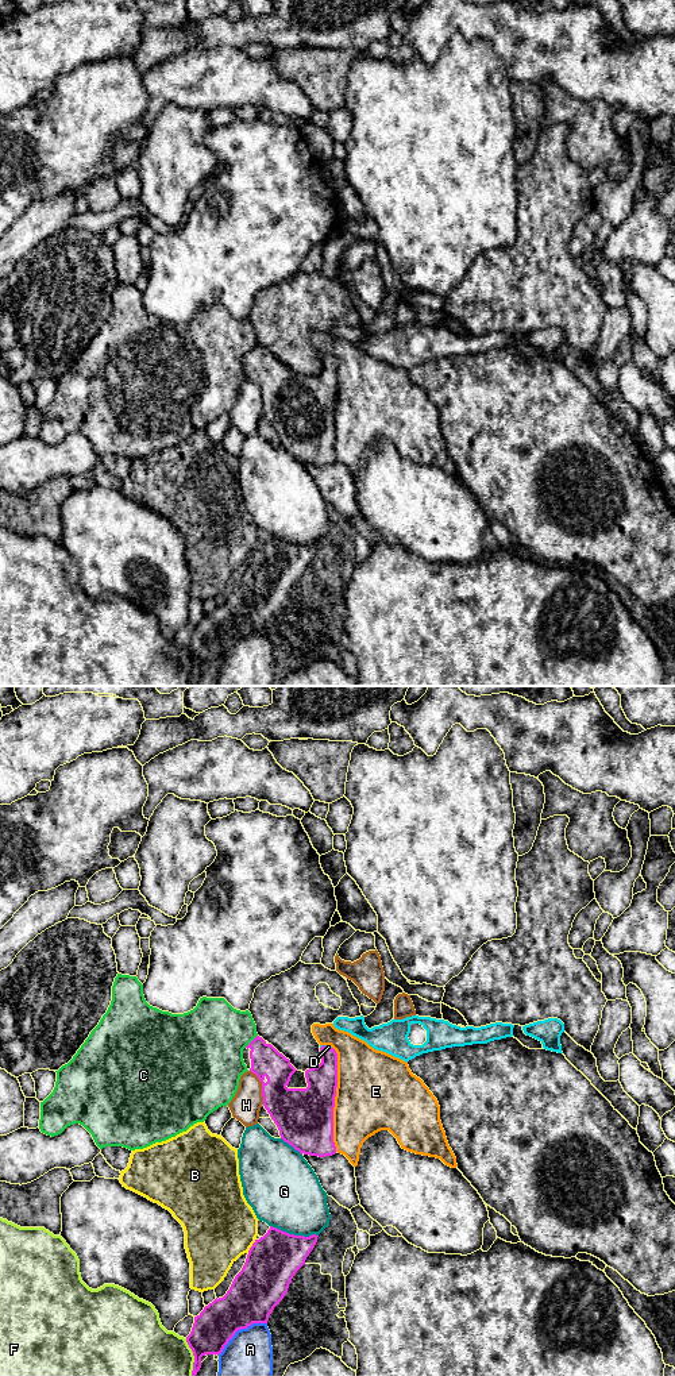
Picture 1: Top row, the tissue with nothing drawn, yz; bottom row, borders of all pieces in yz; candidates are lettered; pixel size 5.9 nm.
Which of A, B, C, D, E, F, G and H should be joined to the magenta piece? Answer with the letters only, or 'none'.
D

